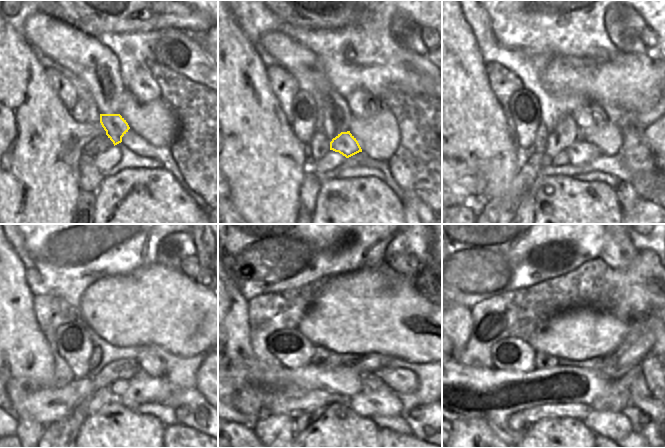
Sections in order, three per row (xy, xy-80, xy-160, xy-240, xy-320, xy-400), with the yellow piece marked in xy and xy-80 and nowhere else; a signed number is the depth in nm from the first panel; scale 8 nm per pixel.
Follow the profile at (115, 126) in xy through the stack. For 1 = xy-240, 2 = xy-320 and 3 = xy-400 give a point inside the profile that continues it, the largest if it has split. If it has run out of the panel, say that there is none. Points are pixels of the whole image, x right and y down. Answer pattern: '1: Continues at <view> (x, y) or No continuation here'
1: Continues at xy-240 (142, 389)
2: Continues at xy-320 (383, 401)
3: Continues at xy-400 (614, 425)

